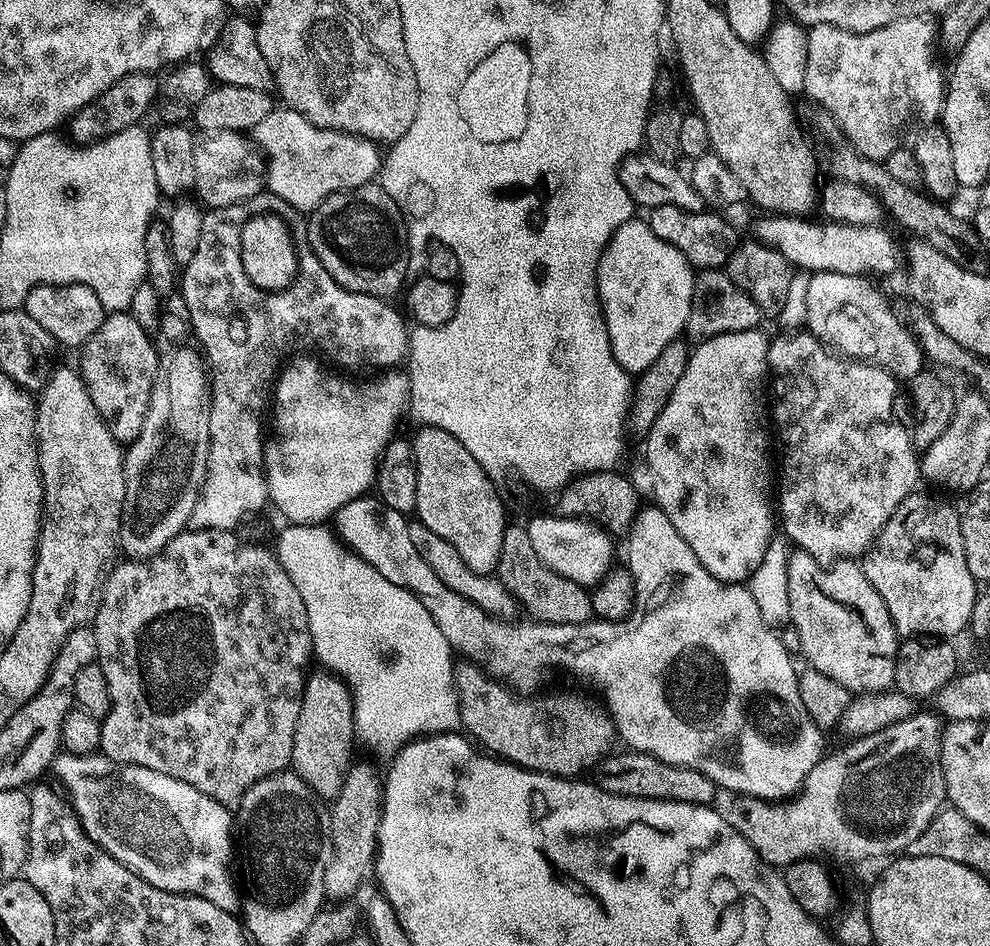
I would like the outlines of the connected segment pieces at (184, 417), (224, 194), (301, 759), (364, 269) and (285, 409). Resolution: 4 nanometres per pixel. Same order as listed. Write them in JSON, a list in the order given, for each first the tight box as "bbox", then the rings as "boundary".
[{"bbox":[118,346,212,562],"boundary":[[[168,346],[164,352],[159,353],[160,361],[158,362],[158,370],[154,378],[154,386],[150,394],[150,402],[146,410],[146,422],[142,422],[142,430],[138,434],[138,438],[127,445],[124,452],[124,510],[122,513],[122,523],[120,525],[120,538],[118,548],[121,553],[124,552],[129,561],[143,562],[151,560],[153,556],[163,553],[164,548],[175,538],[179,532],[185,531],[189,527],[194,508],[200,500],[200,492],[204,488],[204,483],[208,477],[208,459],[210,458],[210,406],[212,405],[212,394],[210,391],[210,376],[206,371],[206,361],[195,347],[186,348],[188,346]]]},{"bbox":[194,132,266,209],"boundary":[[[214,132],[203,139],[197,143],[194,158],[194,188],[200,191],[199,199],[205,205],[208,203],[209,209],[214,209],[228,208],[232,204],[242,204],[259,197],[256,195],[266,184],[266,160],[261,149],[247,135],[238,132]]]},{"bbox":[291,670,357,798],"boundary":[[[327,670],[313,671],[311,675],[305,679],[304,682],[304,697],[302,698],[302,706],[298,710],[298,726],[294,726],[294,746],[292,747],[292,762],[291,767],[294,769],[297,776],[302,777],[321,798],[334,798],[342,790],[342,782],[348,773],[349,764],[353,763],[354,756],[352,756],[352,742],[357,739],[355,728],[355,704],[352,701],[352,691],[348,685],[335,672]]]},{"bbox":[306,183,409,298],"boundary":[[[379,183],[330,194],[312,209],[307,220],[306,242],[334,282],[351,292],[381,298],[392,298],[400,287],[405,287],[409,279],[408,224],[394,198]]]},{"bbox":[264,358,410,525],"boundary":[[[308,358],[292,362],[297,364],[289,363],[289,368],[285,367],[279,373],[274,385],[274,412],[276,408],[276,428],[280,431],[280,441],[276,448],[267,449],[264,466],[271,503],[276,503],[277,510],[286,518],[284,520],[293,525],[319,525],[343,504],[361,499],[367,493],[364,491],[373,487],[380,454],[397,435],[396,423],[409,407],[410,385],[407,375],[398,370],[381,375],[384,377],[373,384],[355,384],[352,380],[331,376],[314,361],[304,359]]]}]

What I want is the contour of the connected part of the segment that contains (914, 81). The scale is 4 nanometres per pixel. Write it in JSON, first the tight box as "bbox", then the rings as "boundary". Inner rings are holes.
{"bbox":[804,16,946,160],"boundary":[[[907,16],[869,32],[847,32],[829,24],[814,24],[807,29],[807,34],[804,92],[835,116],[849,142],[866,159],[887,160],[894,150],[909,147],[925,128],[941,119],[946,72],[940,69],[932,49],[932,43],[938,40],[938,28],[928,16]]]}

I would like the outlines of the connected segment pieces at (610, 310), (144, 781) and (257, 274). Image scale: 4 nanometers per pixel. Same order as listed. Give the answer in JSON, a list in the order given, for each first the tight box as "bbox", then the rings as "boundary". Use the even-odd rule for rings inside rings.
[{"bbox":[596,219,695,374],"boundary":[[[630,219],[621,228],[617,228],[600,256],[596,289],[610,334],[612,353],[627,372],[639,374],[646,371],[650,362],[654,362],[654,358],[658,358],[658,354],[662,354],[662,350],[685,331],[695,285],[694,269],[687,258],[674,246],[670,246],[670,242],[662,242],[662,238],[658,238],[658,234],[654,234],[654,230],[650,230],[643,219]]]},{"bbox":[54,754,241,913],"boundary":[[[60,754],[54,761],[55,770],[57,778],[64,783],[63,791],[76,811],[84,833],[130,871],[162,890],[200,896],[215,908],[230,913],[241,907],[241,897],[236,897],[233,869],[232,872],[228,869],[234,864],[234,816],[229,809],[178,778],[158,774],[137,764],[114,764],[103,754]]]},{"bbox":[238,202,303,296],"boundary":[[[260,202],[250,203],[252,220],[244,224],[244,232],[238,236],[238,262],[240,268],[248,268],[250,276],[258,282],[254,288],[266,296],[282,296],[288,292],[298,266],[300,266],[300,252],[303,239],[292,237],[288,224],[276,212],[268,212],[268,208]]]}]

